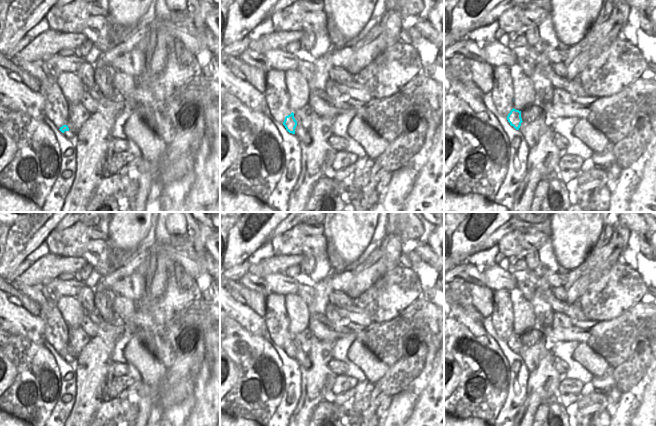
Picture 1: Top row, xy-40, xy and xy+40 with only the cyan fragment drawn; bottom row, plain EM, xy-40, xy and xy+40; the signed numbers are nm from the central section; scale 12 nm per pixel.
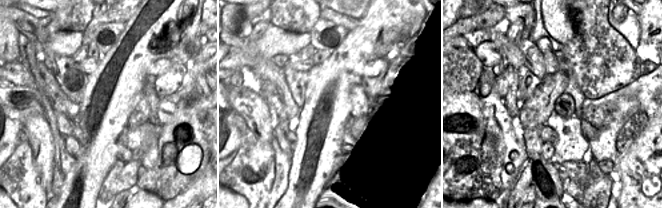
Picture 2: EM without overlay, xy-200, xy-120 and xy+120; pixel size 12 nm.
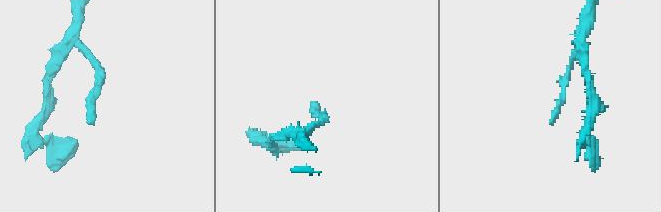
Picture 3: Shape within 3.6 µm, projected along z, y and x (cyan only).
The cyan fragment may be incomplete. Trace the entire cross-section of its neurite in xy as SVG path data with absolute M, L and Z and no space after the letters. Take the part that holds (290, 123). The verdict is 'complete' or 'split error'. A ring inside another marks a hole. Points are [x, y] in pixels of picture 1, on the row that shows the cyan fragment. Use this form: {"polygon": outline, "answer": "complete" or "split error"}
{"polygon": "M293 112L290 115L285 117L283 125L285 126L286 130L289 133L295 134L295 128L297 126L297 121L294 118L294 113Z", "answer": "complete"}

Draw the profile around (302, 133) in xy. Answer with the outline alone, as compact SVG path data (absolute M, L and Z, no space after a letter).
M297 123L295 128L295 134L306 145L311 143L311 136L308 132L309 127L303 127L300 123Z

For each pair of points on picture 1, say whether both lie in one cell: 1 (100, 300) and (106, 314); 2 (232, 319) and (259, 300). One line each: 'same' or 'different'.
1: same
2: different

